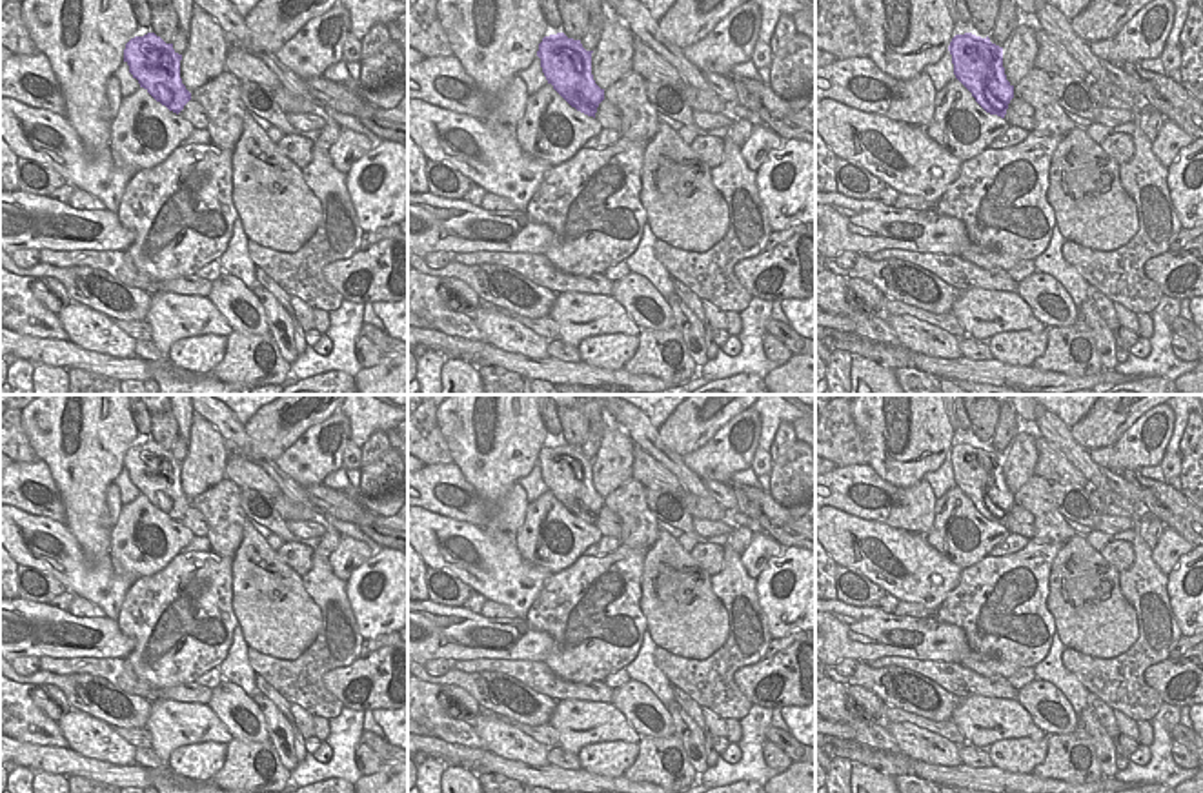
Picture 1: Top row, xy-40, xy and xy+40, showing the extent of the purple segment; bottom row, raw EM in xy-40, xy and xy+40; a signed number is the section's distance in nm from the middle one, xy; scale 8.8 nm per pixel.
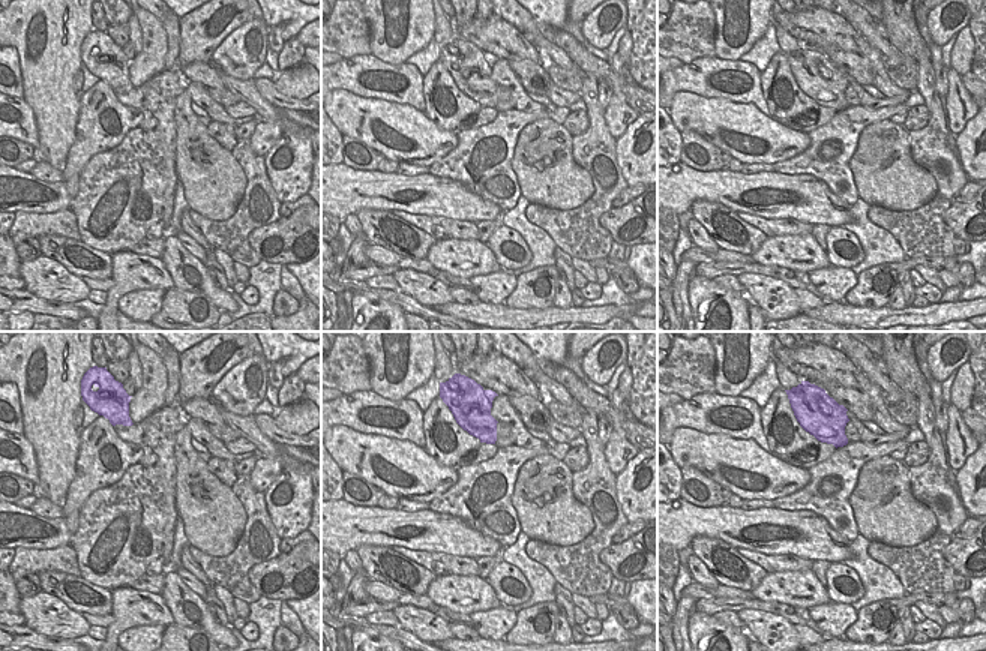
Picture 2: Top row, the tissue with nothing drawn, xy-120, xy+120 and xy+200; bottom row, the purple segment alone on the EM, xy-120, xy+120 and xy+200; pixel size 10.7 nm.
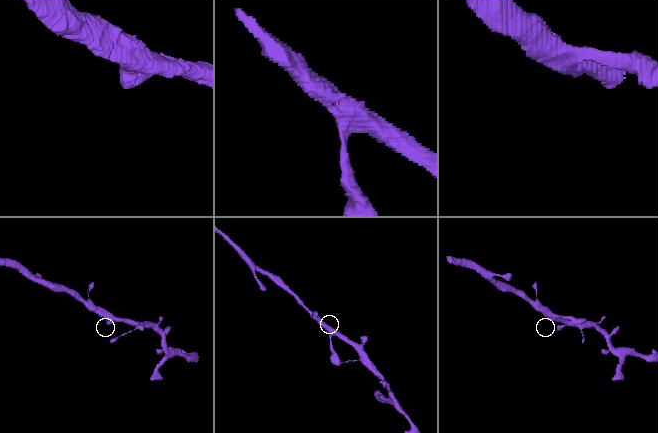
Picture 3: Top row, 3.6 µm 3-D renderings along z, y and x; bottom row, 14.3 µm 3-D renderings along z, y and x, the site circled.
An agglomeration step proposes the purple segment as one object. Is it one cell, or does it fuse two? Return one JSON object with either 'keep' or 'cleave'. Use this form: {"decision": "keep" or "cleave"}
{"decision": "keep"}

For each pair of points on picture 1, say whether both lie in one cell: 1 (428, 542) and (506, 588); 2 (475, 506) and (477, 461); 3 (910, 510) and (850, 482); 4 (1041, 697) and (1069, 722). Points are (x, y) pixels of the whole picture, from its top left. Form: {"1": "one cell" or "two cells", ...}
{"1": "one cell", "2": "two cells", "3": "one cell", "4": "one cell"}

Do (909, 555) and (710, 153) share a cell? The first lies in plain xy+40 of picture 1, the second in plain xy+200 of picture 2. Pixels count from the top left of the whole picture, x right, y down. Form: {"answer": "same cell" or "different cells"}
{"answer": "different cells"}

